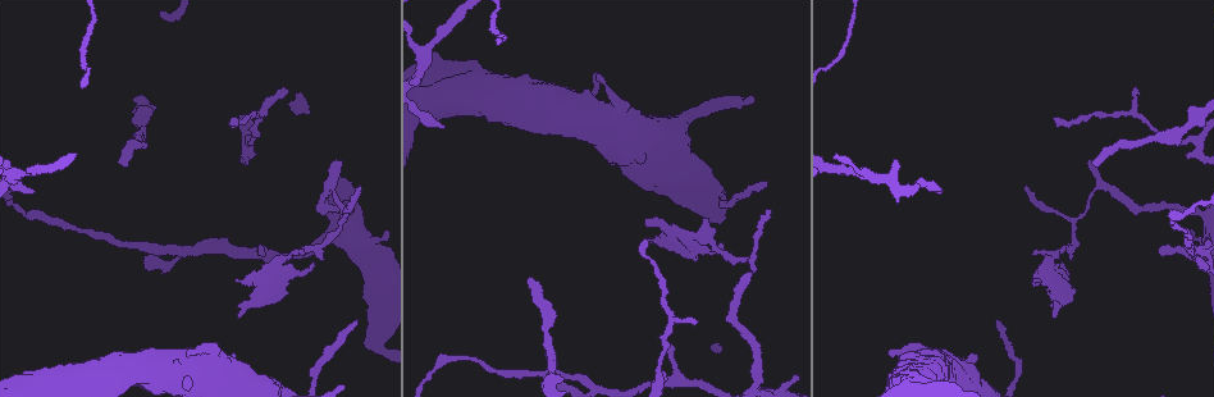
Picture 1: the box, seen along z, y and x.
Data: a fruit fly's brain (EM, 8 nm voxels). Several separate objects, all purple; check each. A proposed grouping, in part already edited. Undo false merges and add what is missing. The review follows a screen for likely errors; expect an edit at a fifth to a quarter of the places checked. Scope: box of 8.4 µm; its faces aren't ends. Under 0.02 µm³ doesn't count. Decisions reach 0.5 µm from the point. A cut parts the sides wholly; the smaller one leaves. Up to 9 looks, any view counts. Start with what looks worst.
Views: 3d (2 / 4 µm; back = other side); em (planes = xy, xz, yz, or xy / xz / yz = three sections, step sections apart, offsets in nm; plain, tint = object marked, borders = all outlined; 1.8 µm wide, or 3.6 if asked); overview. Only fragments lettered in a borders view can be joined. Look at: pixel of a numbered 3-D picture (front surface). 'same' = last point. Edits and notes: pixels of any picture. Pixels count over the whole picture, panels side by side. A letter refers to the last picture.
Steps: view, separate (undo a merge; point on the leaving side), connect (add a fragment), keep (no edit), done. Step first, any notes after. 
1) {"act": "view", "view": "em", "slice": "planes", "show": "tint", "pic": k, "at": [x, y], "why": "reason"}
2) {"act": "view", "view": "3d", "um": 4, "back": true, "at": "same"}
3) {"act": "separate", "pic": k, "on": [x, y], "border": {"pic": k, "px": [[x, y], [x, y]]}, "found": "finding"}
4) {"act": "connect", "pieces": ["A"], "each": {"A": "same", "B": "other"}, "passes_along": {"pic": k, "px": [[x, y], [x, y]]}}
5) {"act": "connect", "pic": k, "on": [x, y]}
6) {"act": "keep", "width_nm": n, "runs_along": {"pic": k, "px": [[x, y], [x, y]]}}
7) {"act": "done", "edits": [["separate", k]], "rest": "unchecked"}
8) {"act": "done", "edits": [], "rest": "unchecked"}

{"act": "view", "view": "3d", "um": 4, "pic": 1, "at": [122, 164], "why": "branch stops here"}

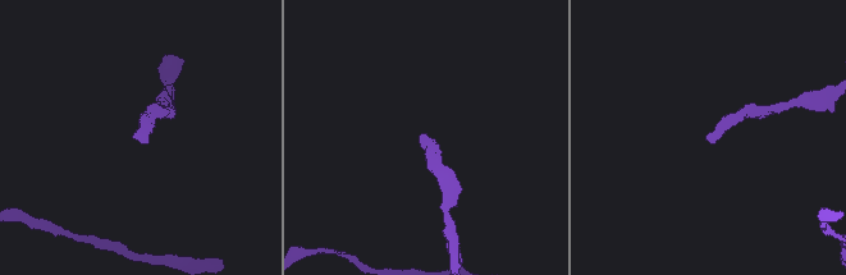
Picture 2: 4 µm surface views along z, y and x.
{"act": "view", "view": "em", "slice": "planes", "show": "borders", "pic": 2, "at": [137, 135], "why": "need the tissue"}

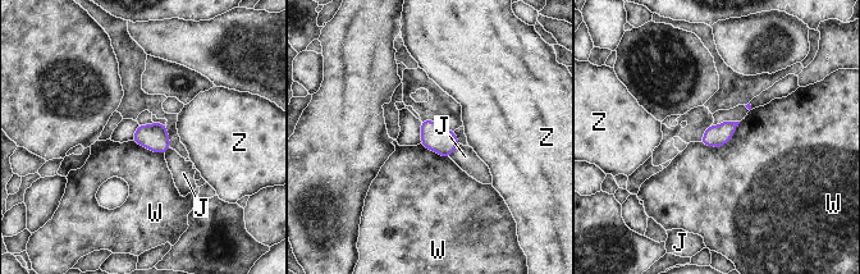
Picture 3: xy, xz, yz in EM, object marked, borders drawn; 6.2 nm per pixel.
{"act": "keep", "longest_contact_nm": ["W", 280], "each": {"J": "other", "W": "other", "Z": "other"}, "border": {"pic": 3, "px": [[740, 122], [723, 145], [700, 142]]}, "found": "none of them fits"}

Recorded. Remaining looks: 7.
{"act": "view", "view": "3d", "um": 2, "pic": 1, "at": [596, 77], "why": "branch stops here"}

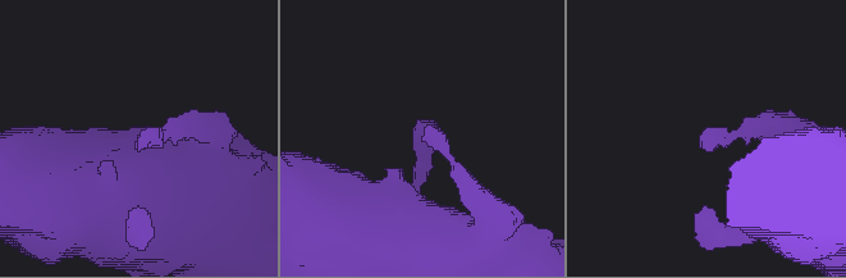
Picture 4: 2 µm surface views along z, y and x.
{"act": "view", "view": "em", "slice": "planes", "show": "borders", "pic": 4, "at": [708, 149]}

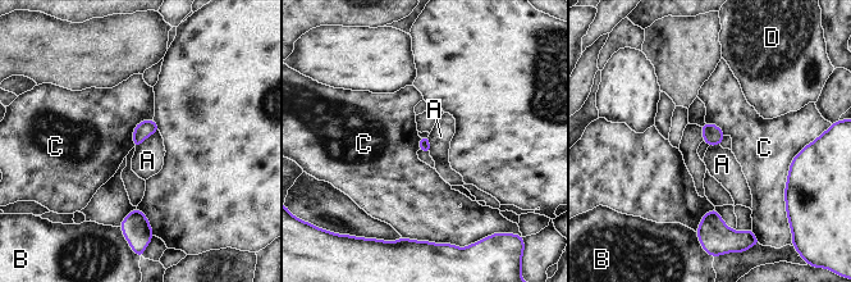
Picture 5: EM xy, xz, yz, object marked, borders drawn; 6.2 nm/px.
{"act": "keep", "longest_contact_nm": ["C", 300], "each": {"A": "other", "B": "other", "C": "other", "D": "other"}, "border": {"pic": 5, "px": [[158, 130], [136, 148]]}, "found": "none of them fits"}

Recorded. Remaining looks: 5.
{"act": "view", "view": "em", "um": 3.6, "slice": "planes", "show": "borders", "pic": 1, "at": [940, 193], "why": "tapers out"}

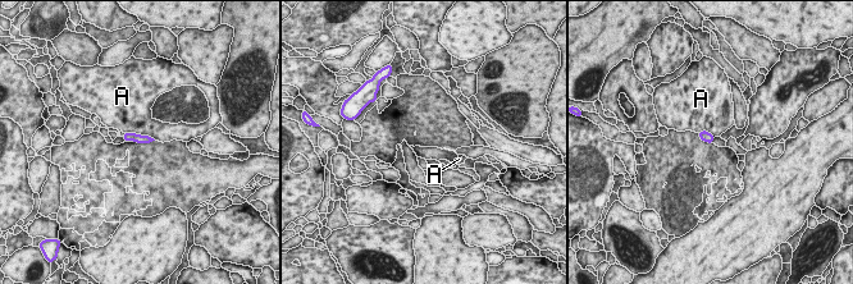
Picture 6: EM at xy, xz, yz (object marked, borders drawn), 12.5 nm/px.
{"act": "keep", "each": {"A": "other"}, "runs_along": {"pic": 6, "px": [[126, 137], [149, 140]]}, "found": "no lettered fragment goes on from it"}

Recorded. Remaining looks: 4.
{"act": "view", "view": "em", "slice": "planes", "show": "borders", "pic": 1, "at": [335, 186], "why": "sharp bend"}

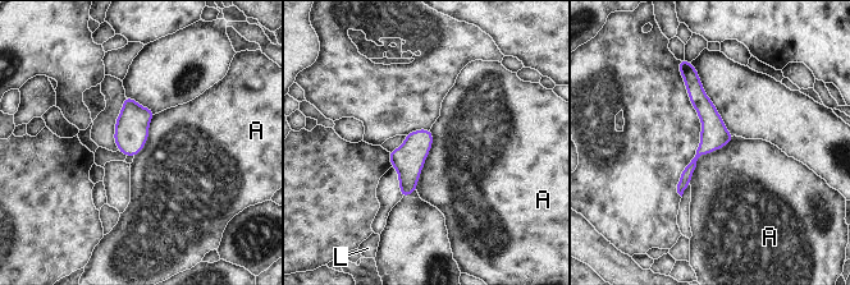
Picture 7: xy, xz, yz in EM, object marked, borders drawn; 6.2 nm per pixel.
{"act": "keep", "width_nm": 180, "each": {"A": "other", "L": "other"}, "border": {"pic": 7, "px": [[734, 136], [698, 159], [689, 183]]}, "found": "one neuron here"}

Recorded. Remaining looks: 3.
{"act": "done", "edits": [], "rest": "unchecked"}

